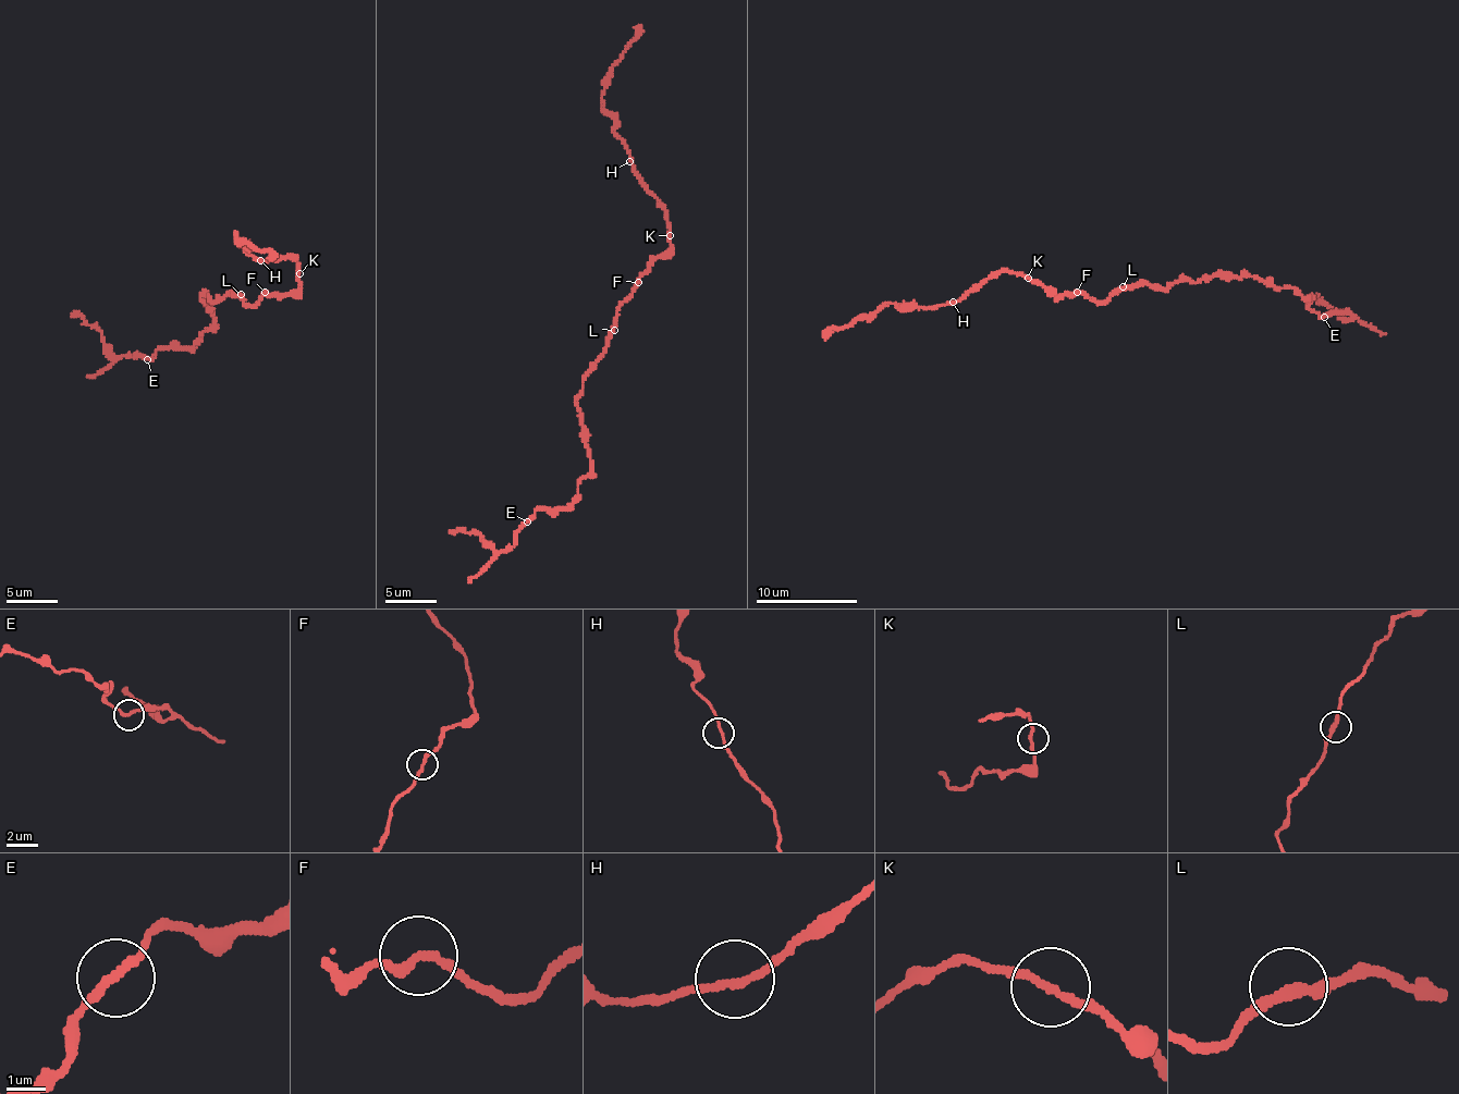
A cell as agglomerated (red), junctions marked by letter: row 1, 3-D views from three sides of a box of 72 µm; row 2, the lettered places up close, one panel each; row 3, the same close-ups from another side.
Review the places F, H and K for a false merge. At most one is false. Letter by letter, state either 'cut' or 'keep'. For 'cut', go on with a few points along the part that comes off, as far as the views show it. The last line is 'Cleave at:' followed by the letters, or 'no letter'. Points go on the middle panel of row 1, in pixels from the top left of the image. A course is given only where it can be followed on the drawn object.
F: keep
H: keep
K: keep
Cleave at: no letter

